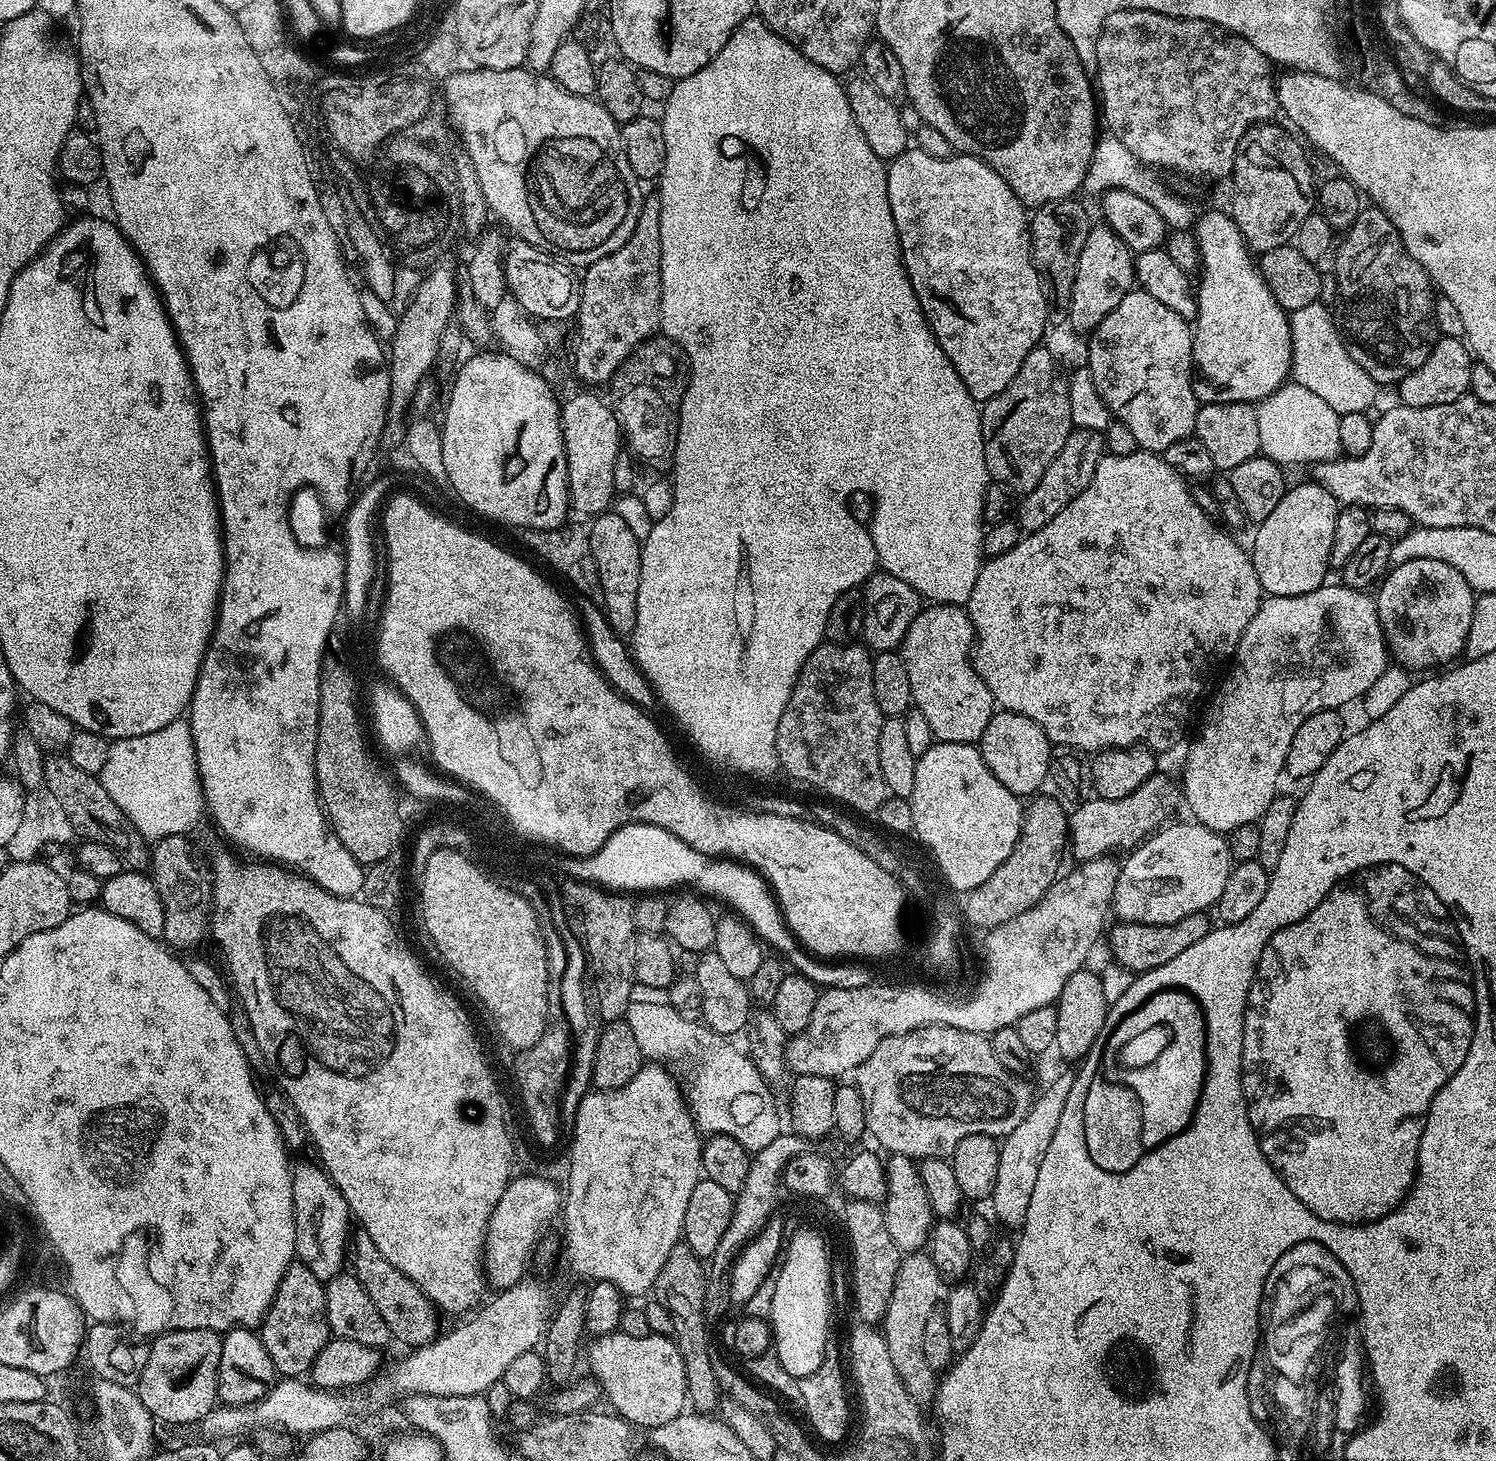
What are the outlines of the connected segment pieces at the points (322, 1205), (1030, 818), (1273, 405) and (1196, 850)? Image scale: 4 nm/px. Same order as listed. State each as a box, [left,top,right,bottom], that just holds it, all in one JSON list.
[[292,1163,350,1281],[963,796,1070,930],[1255,382,1341,466],[1110,822,1234,924]]

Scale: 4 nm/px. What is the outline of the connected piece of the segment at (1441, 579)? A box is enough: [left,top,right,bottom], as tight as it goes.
[1374,558,1478,668]

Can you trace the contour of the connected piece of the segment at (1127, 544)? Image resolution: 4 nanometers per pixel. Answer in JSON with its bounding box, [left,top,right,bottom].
[966,450,1262,754]

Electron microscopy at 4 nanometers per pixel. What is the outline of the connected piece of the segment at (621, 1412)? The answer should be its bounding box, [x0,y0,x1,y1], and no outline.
[586,1330,688,1430]

